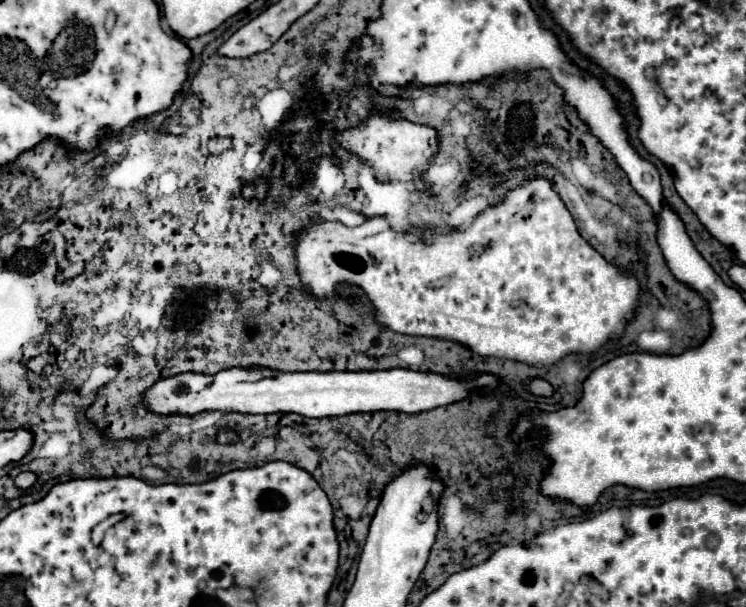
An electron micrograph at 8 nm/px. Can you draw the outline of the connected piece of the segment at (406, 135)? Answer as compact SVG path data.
M376 112L370 114L370 118L342 134L336 134L336 140L358 154L362 160L366 160L374 174L384 180L416 180L428 166L430 158L438 150L436 142L436 130L428 126L418 126L408 120L390 120L388 116L380 116Z

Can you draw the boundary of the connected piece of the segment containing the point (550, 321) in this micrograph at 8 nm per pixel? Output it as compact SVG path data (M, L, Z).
M536 178L532 182L526 182L524 186L512 190L506 194L504 202L486 208L484 212L478 214L478 218L468 226L464 232L454 232L454 234L432 234L432 244L424 242L412 242L406 232L394 232L390 230L388 222L384 218L374 218L364 222L358 228L346 228L338 222L312 222L308 230L304 230L298 238L298 272L300 278L306 286L306 290L318 298L332 296L334 286L348 282L348 284L358 284L364 288L368 298L372 300L376 308L376 320L384 326L388 326L394 332L400 334L412 334L412 336L432 336L432 338L444 338L444 340L454 340L464 346L470 346L480 356L498 356L498 358L512 358L520 362L528 362L534 366L550 366L558 362L562 356L570 352L594 352L598 350L608 338L620 336L624 330L626 320L634 316L634 306L638 300L638 282L626 274L624 270L608 264L576 230L576 224L558 198L558 194L552 190L552 184L544 178Z

